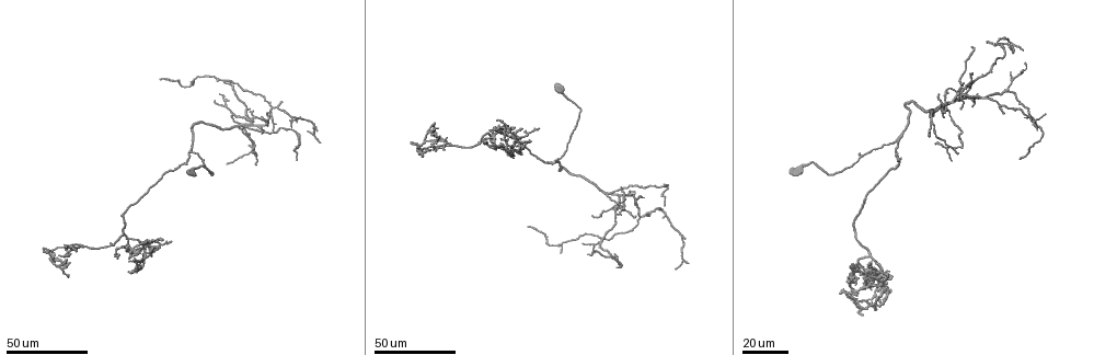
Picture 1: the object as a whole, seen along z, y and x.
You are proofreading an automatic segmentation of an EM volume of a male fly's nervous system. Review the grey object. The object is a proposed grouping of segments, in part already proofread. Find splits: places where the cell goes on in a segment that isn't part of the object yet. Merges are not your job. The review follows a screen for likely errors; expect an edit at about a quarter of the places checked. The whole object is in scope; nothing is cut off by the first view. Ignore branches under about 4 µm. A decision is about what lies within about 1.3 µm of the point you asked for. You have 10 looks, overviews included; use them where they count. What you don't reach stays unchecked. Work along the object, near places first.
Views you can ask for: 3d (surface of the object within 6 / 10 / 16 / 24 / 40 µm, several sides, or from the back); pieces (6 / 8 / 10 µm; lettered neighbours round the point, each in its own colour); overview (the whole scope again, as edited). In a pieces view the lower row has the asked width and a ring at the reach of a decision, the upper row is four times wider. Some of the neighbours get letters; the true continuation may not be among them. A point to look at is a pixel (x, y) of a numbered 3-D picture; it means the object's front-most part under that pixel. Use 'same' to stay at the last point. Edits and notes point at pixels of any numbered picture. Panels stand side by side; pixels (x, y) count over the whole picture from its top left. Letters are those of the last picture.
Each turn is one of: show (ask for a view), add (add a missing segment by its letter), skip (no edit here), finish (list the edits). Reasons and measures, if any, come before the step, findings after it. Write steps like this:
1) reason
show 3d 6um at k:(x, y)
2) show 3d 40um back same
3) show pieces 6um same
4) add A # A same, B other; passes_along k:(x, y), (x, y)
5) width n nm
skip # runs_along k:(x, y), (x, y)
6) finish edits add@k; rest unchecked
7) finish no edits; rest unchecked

branch stops here
show 3d 40um at 1:(861, 315)

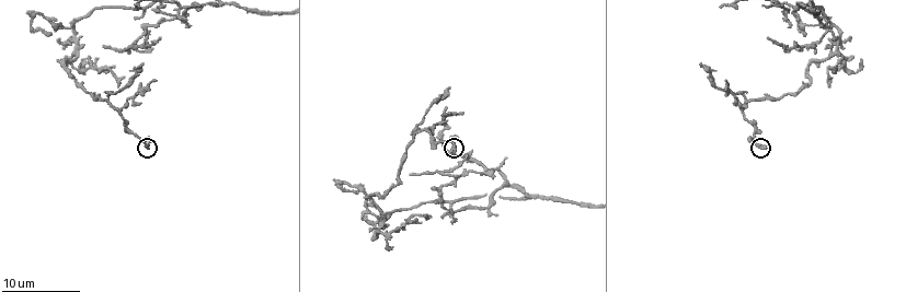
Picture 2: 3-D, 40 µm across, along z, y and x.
what lies round it
show pieces 6um at 2:(764, 148)

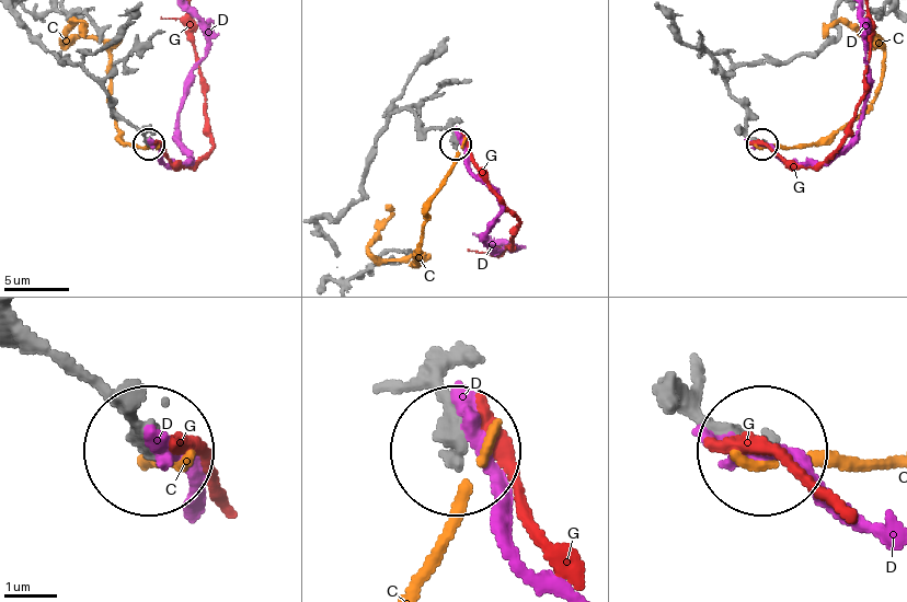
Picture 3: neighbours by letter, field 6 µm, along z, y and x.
skip # C other, D other, G other; runs_along 3:(403, 390), (438, 403), (451, 451); no lettered segment goes on from it

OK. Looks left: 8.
branch stops here
show 3d 10um at 2:(768, 38)

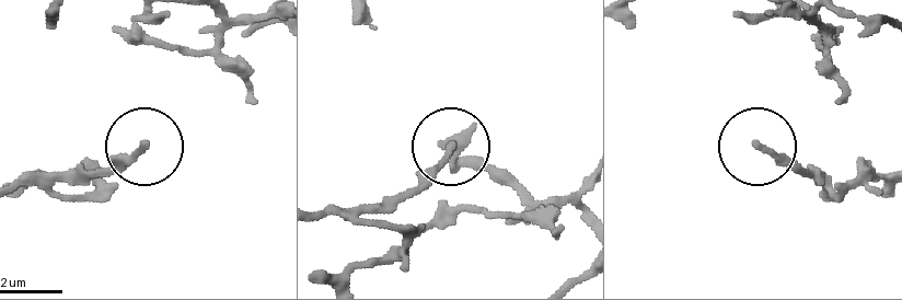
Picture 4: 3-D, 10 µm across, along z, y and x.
show pieces 10um at 4:(757, 146)

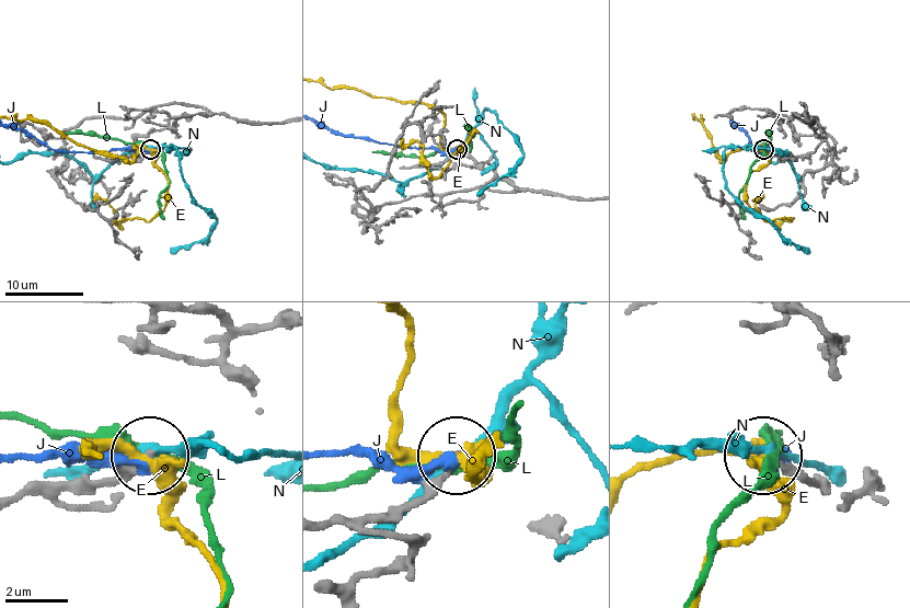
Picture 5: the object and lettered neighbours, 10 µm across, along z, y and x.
skip # E other, J other, L other, N other; no lettered segment goes on from it

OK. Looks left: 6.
end of a long branch
show 3d 40um at 1:(502, 126)

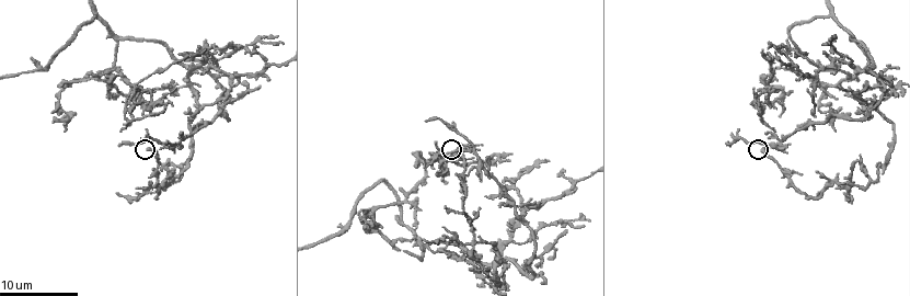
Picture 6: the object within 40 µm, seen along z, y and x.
show pieces 8um at 6:(456, 154)

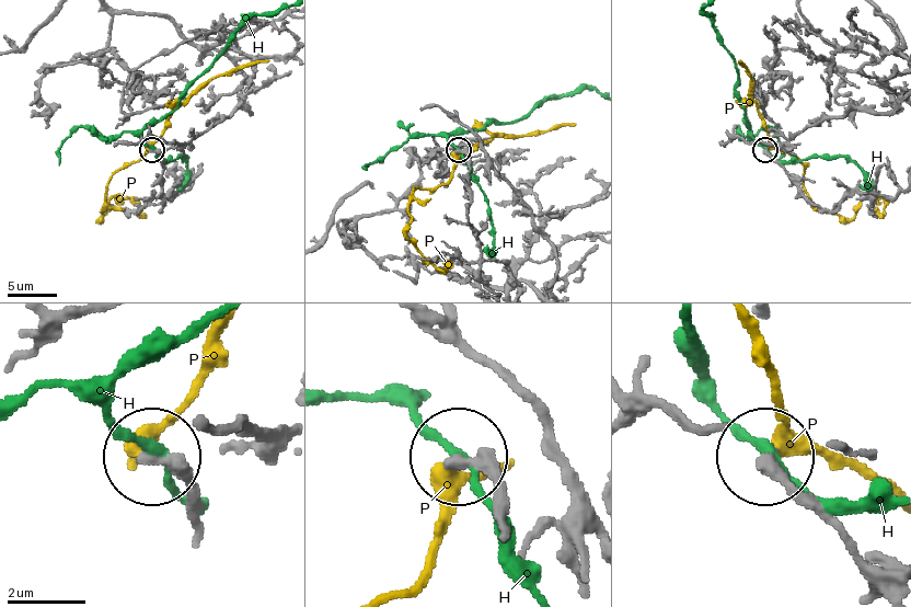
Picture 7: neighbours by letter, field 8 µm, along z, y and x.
skip # H other, P other; runs_along 7:(897, 588), (773, 455); none of them fits

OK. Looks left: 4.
an open end
show pieces 10um at 6:(174, 89)

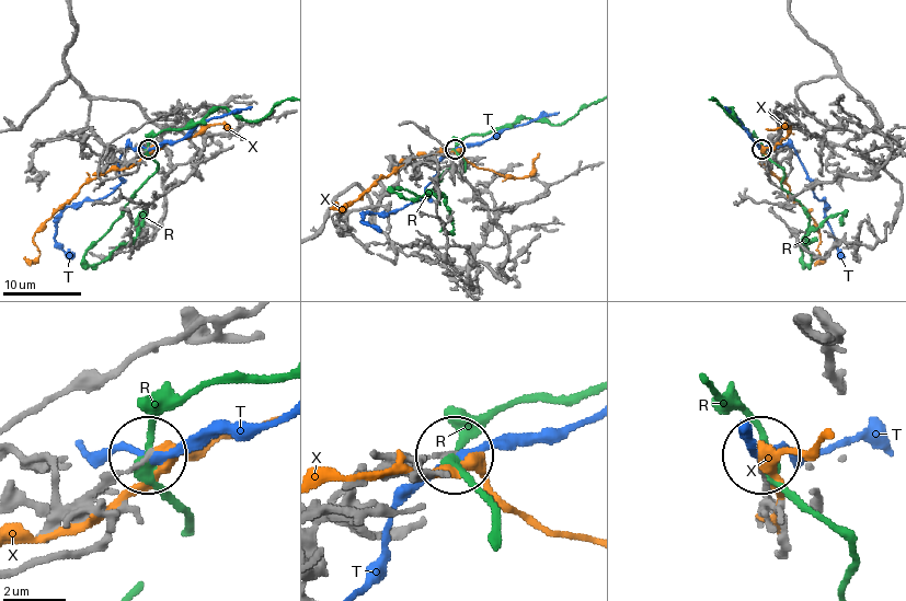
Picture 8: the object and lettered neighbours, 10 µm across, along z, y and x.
width 140 nm
skip # R other, T other, X other; runs_along 8:(19, 454), (49, 464), (73, 501), (104, 490), (141, 457); none of them fits

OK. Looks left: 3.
free end
show pieces 8um at 6:(121, 143)

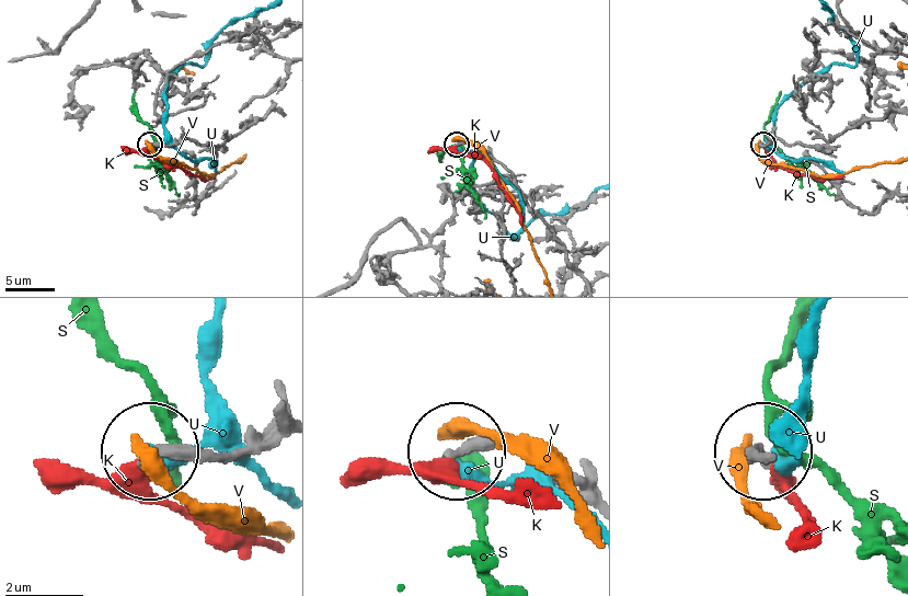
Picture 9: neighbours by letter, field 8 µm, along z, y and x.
skip # K other, S other, U other, V other; no lettered segment goes on from it

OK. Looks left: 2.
finish no edits; rest unchecked

